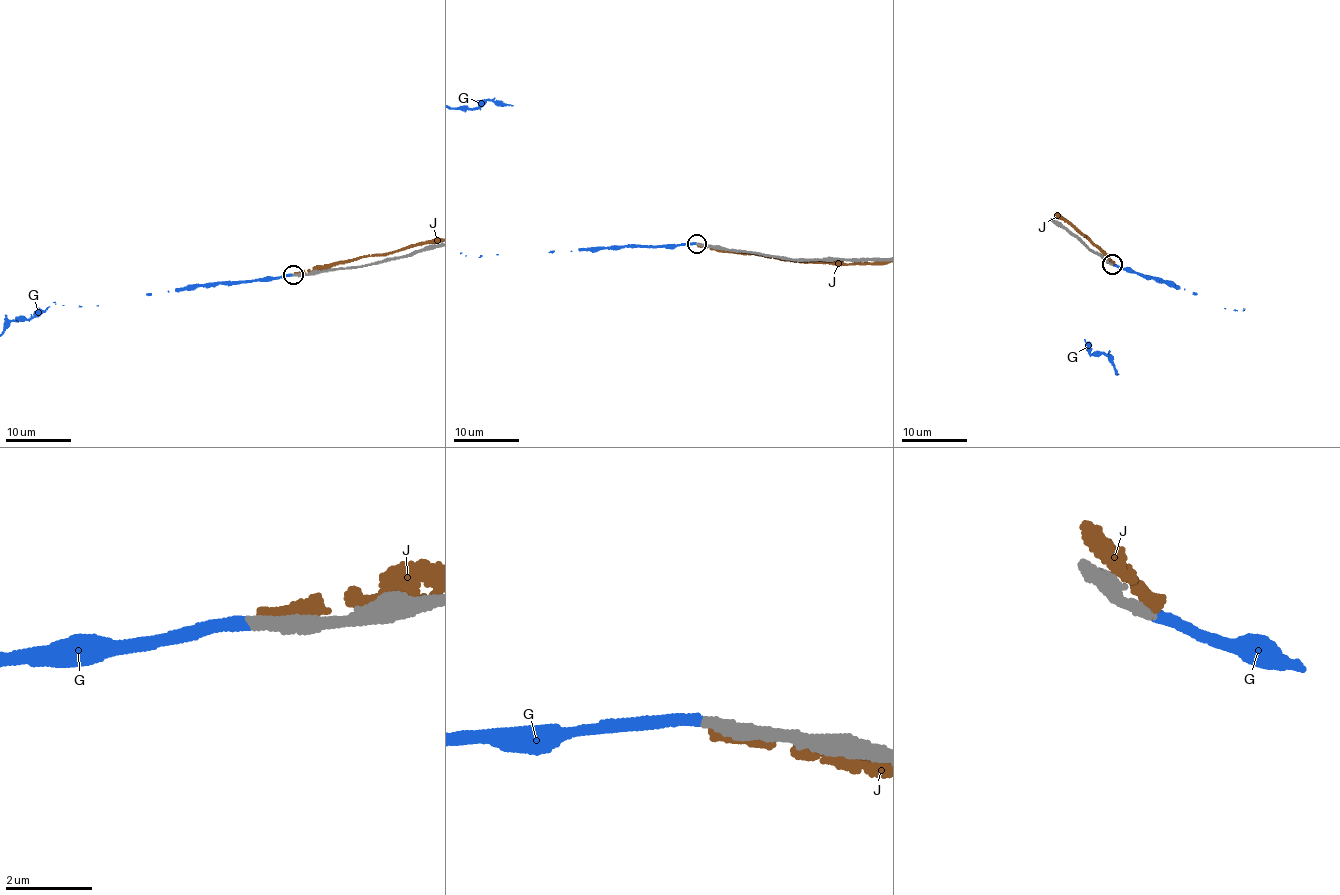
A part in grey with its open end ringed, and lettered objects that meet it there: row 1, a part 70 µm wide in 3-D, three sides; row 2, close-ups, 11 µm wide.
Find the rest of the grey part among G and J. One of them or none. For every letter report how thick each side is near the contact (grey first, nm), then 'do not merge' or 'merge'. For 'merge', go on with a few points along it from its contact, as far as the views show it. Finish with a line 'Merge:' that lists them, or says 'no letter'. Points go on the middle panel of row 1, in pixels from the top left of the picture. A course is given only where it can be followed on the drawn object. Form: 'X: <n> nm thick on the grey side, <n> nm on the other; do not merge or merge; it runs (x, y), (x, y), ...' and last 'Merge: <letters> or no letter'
G: 240 nm thick on the grey side, 240 nm on the other; merge; it runs (697, 243), (479, 257), (461, 253), (464, 112), (482, 107), (492, 99), (513, 106)
J: 340 nm thick on the grey side, 400 nm on the other; do not merge
Merge: G

